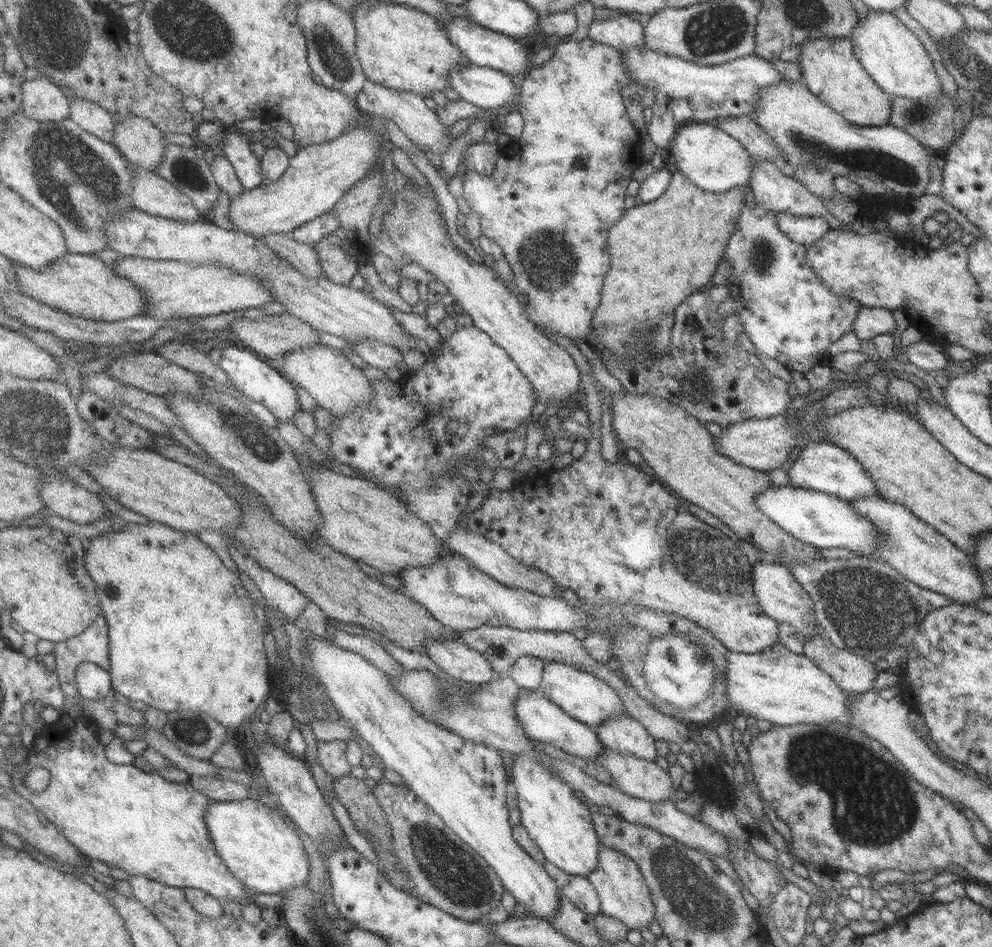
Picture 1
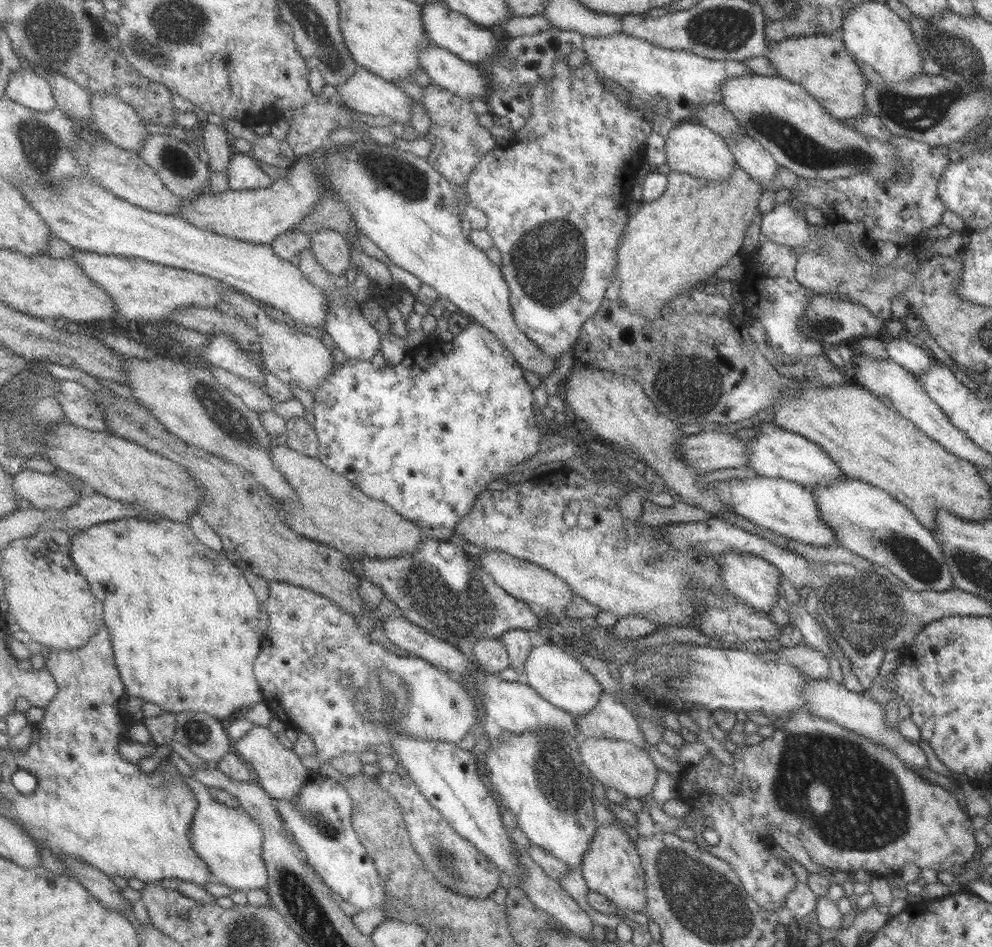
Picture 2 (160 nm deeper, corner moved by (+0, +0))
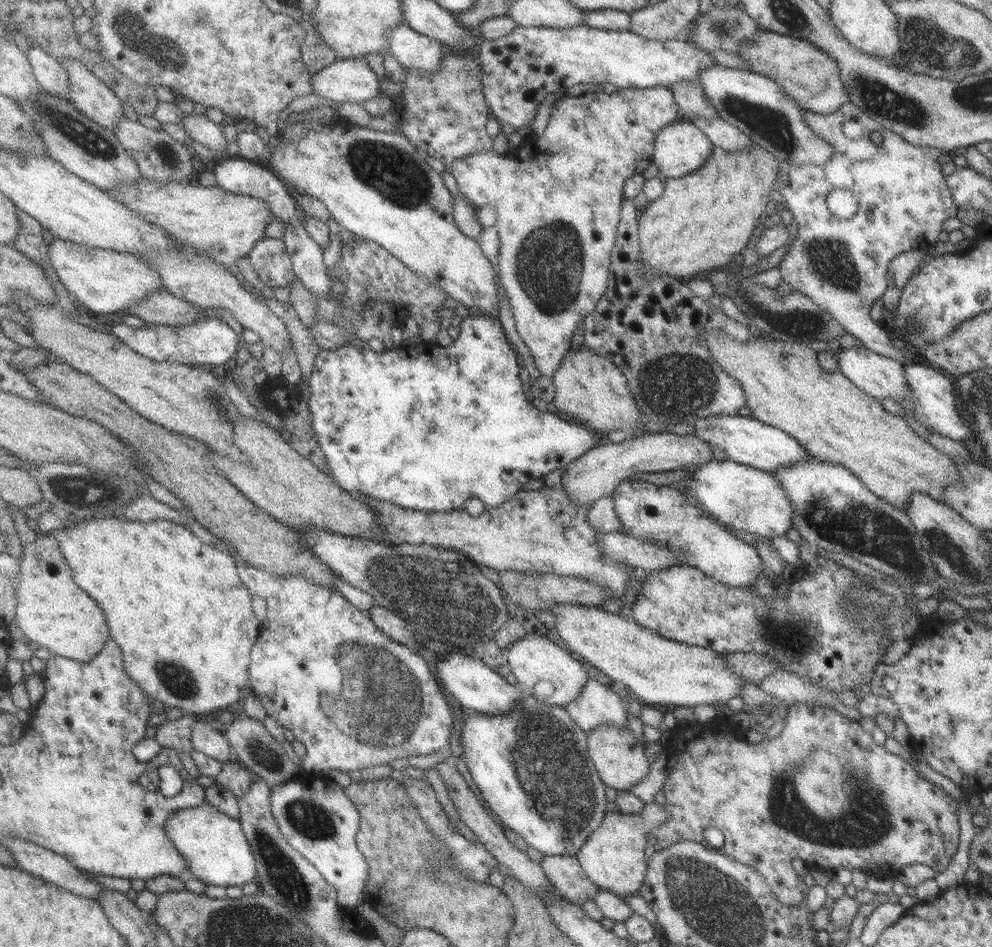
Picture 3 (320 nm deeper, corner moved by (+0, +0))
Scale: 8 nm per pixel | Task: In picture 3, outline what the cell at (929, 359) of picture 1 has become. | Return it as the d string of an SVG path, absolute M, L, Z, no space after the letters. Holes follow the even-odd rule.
M850 101L827 115L806 111L803 119L809 124L811 131L831 144L835 151L823 165L790 165L787 168L789 184L779 186L787 210L792 212L794 228L788 250L778 265L781 282L812 299L818 307L824 308L826 313L840 323L846 333L858 338L865 348L904 365L908 360L907 352L893 346L888 337L890 331L880 327L869 313L876 300L882 299L888 287L892 285L889 277L891 269L888 268L892 259L902 252L936 244L944 221L958 214L959 206L954 202L948 188L947 177L941 170L942 164L938 163L938 158L944 151L906 142L902 136L870 118ZM874 132L882 136L882 144L872 141ZM836 187L849 190L858 199L858 212L850 220L840 220L828 210L825 201L827 194Z

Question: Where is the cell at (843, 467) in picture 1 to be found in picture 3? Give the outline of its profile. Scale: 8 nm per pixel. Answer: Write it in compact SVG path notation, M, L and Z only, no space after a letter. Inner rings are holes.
M710 415L694 423L693 436L707 442L712 447L720 448L728 458L740 464L775 473L780 467L796 464L812 457L809 452L792 436L780 429L763 424L751 417L740 415Z

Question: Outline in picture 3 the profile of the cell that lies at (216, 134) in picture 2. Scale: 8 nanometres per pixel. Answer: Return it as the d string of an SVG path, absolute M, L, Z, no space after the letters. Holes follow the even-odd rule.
M192 112L185 118L185 129L190 138L213 148L218 156L224 156L225 150L230 146L222 124L216 124L206 114Z

